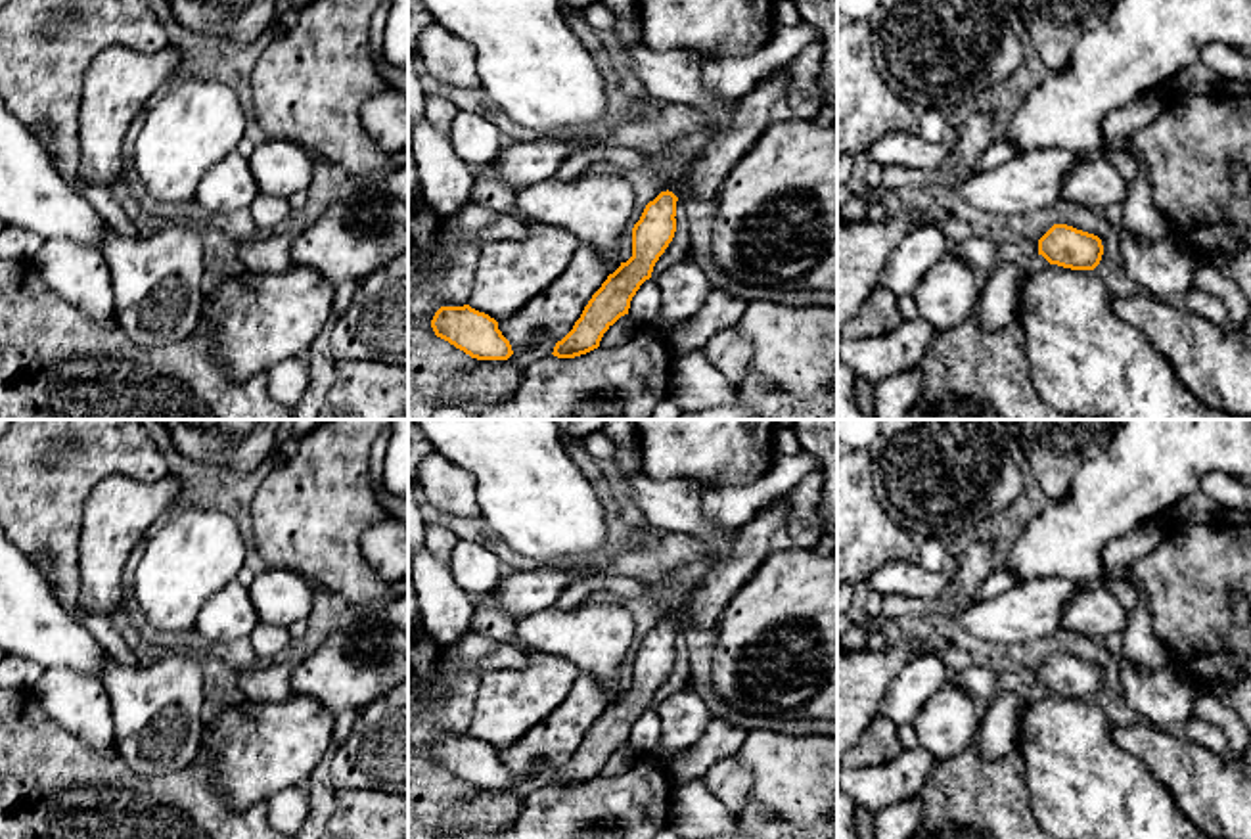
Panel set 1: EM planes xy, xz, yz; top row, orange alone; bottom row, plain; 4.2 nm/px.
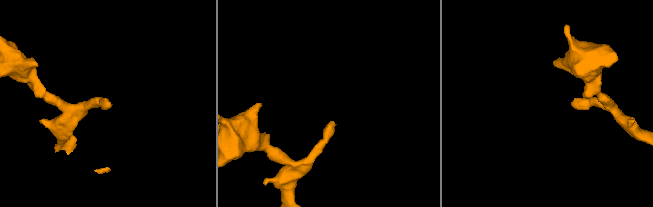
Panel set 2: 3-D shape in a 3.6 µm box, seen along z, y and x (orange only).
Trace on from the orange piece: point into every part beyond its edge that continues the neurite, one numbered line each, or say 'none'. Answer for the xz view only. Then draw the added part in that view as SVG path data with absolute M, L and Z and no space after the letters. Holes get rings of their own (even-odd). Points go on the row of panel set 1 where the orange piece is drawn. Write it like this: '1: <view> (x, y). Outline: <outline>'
1: xz (765, 104). Outline: M789 65L759 82L738 102L730 123L716 128L703 151L688 163L671 192L684 201L716 197L724 178L751 151L764 128L785 115L789 86Z

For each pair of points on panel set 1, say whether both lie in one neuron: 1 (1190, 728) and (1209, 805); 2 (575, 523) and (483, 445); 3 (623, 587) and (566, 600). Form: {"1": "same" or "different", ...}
{"1": "different", "2": "same", "3": "same"}

